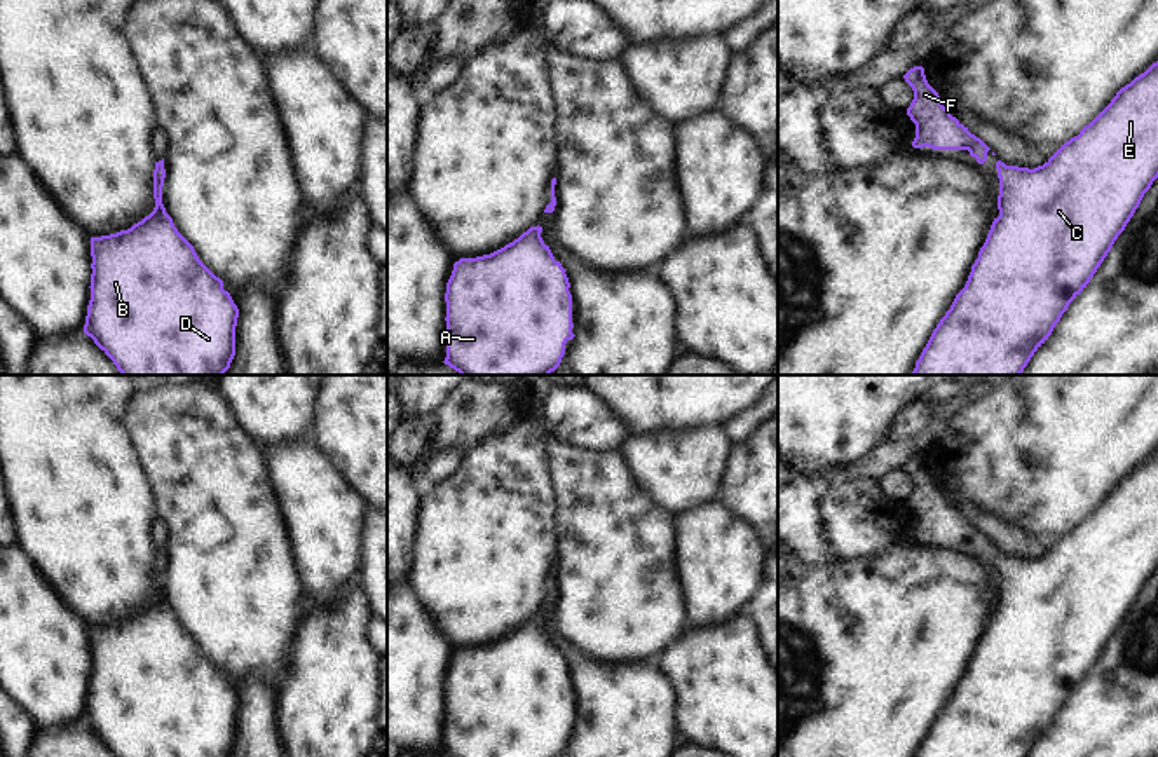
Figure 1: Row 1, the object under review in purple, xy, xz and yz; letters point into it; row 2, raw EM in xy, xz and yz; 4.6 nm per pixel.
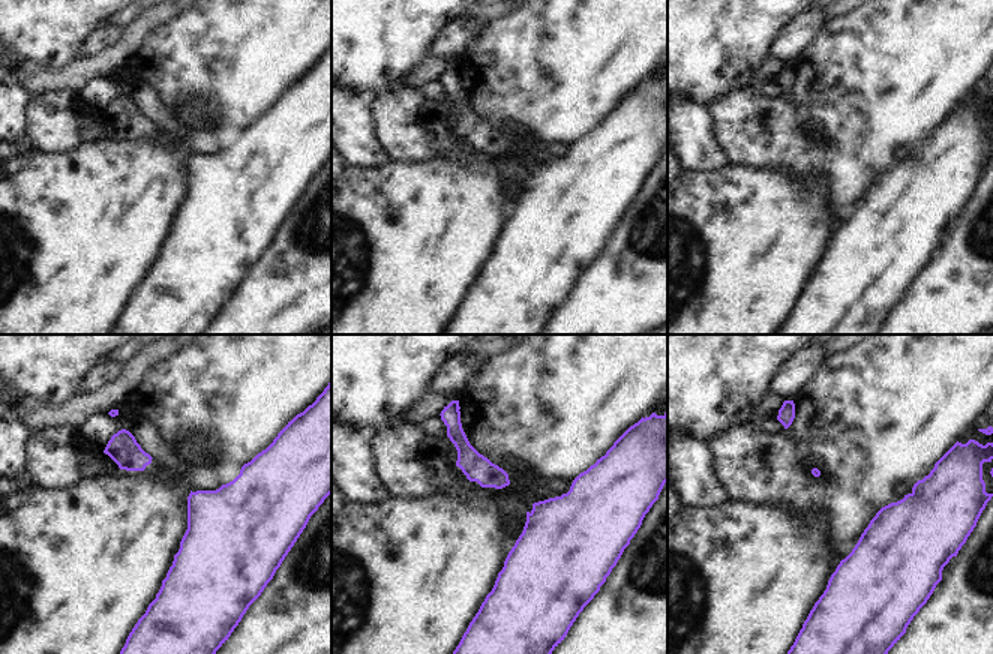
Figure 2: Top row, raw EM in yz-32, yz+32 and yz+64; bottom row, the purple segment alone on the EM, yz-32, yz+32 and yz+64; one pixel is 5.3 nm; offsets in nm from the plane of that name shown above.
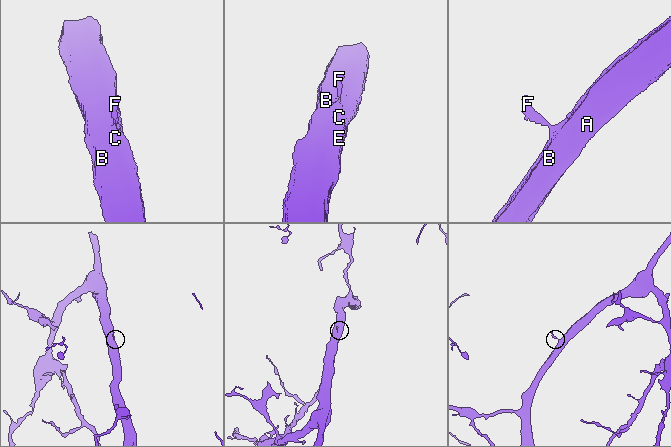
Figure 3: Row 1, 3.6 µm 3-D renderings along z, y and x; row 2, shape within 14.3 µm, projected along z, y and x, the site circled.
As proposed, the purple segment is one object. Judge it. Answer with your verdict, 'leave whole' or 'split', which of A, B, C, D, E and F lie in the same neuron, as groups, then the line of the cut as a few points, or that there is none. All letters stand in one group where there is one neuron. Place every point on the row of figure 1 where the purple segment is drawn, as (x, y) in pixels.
leave whole; A B C D E F; no cut

